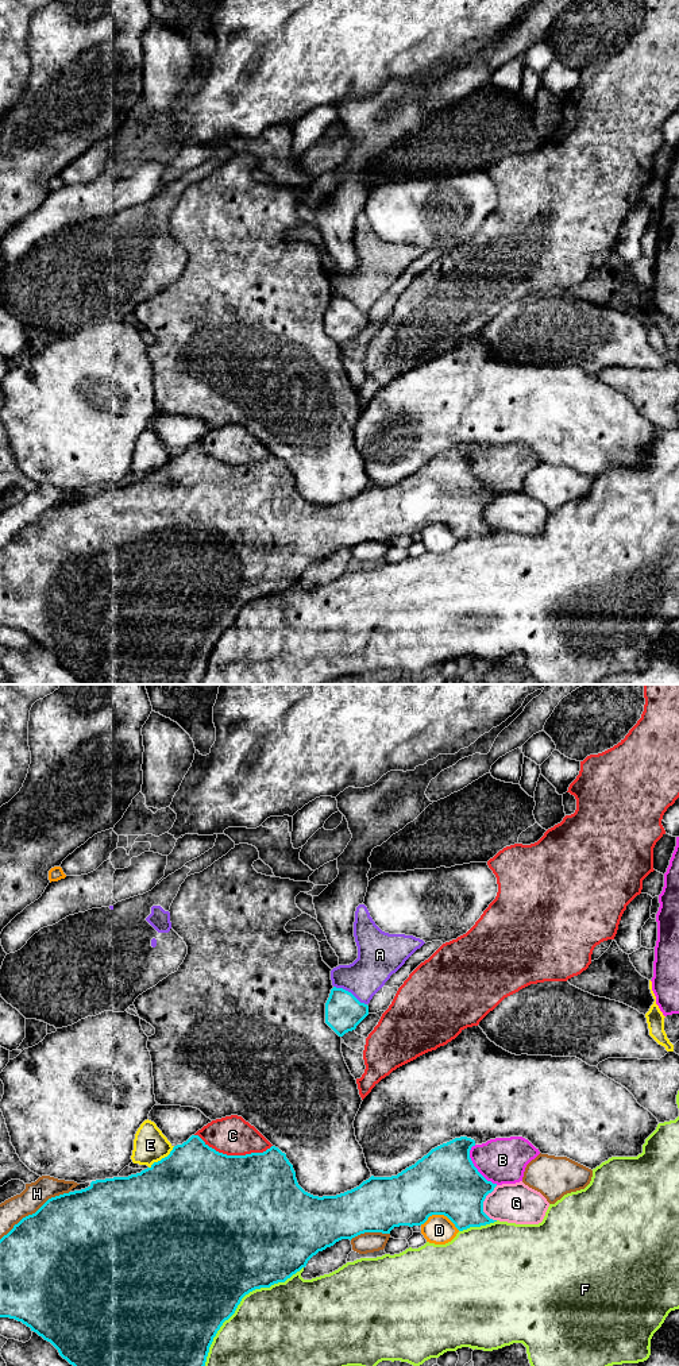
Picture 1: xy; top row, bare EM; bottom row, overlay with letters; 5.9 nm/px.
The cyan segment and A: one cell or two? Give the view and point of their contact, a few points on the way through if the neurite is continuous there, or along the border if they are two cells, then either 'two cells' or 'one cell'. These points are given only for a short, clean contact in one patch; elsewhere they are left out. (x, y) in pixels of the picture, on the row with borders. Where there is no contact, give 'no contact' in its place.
meets cyan in xy at (350, 992); border along xy (334, 986), (350, 991), (366, 1004); two cells

